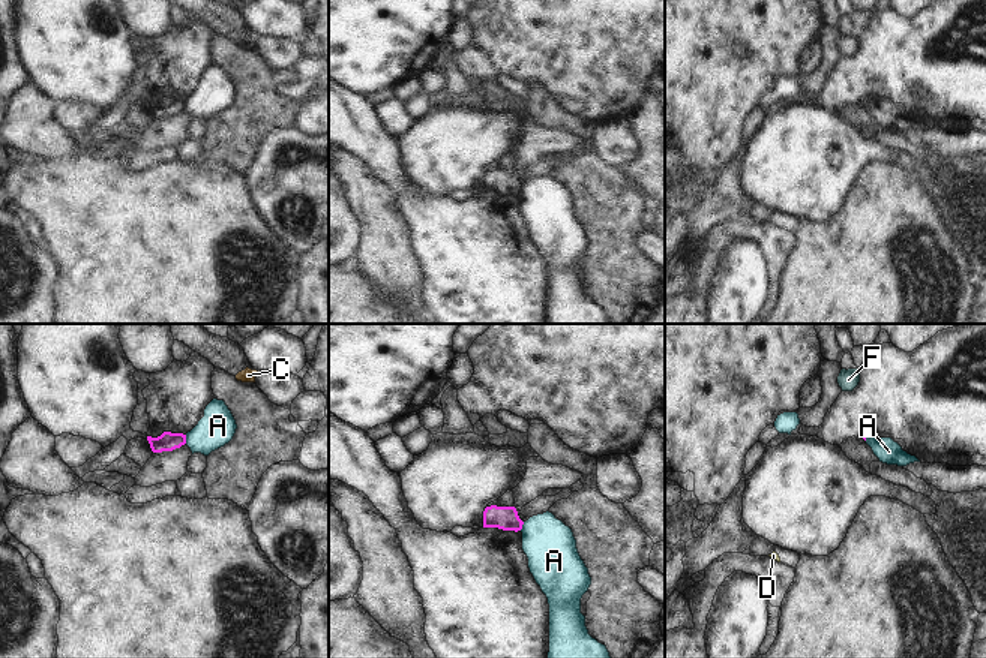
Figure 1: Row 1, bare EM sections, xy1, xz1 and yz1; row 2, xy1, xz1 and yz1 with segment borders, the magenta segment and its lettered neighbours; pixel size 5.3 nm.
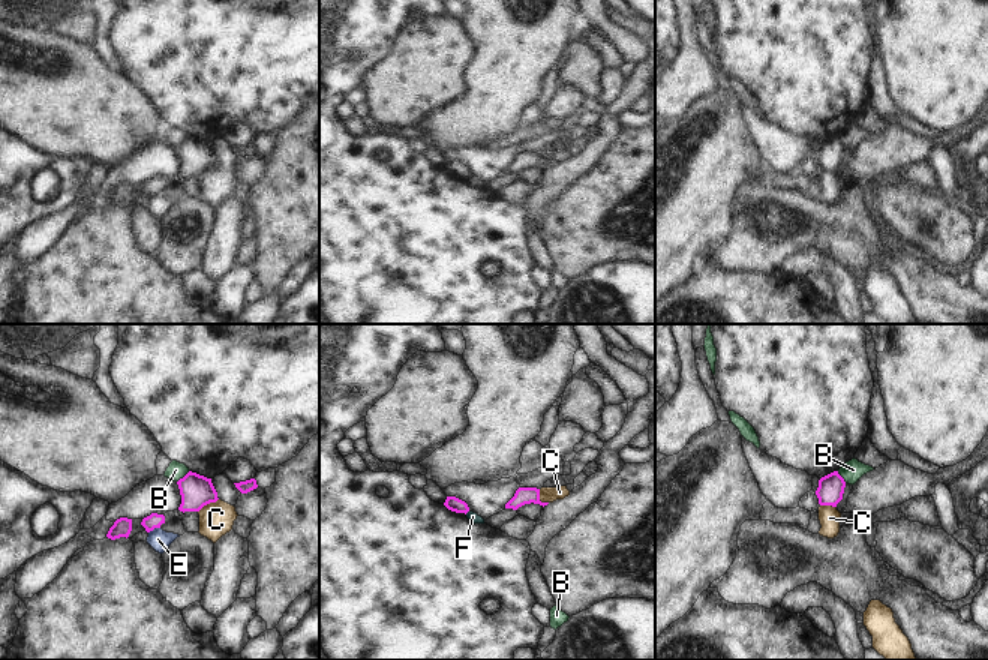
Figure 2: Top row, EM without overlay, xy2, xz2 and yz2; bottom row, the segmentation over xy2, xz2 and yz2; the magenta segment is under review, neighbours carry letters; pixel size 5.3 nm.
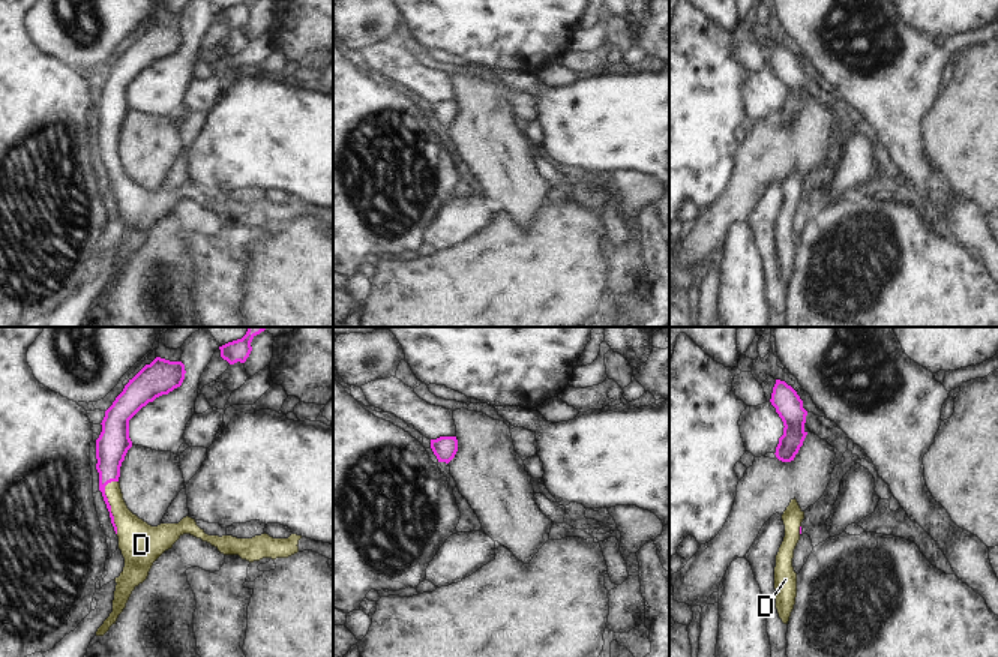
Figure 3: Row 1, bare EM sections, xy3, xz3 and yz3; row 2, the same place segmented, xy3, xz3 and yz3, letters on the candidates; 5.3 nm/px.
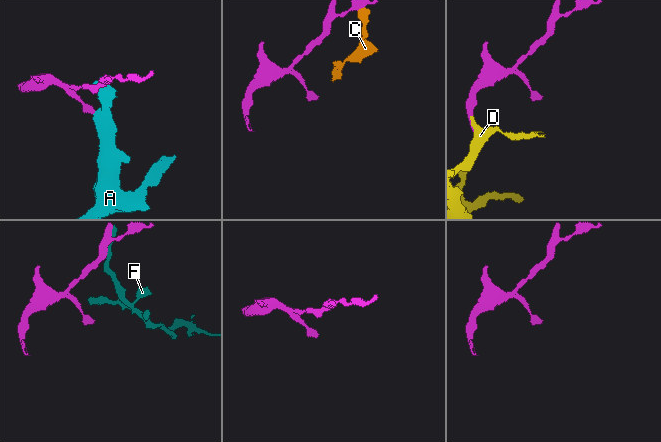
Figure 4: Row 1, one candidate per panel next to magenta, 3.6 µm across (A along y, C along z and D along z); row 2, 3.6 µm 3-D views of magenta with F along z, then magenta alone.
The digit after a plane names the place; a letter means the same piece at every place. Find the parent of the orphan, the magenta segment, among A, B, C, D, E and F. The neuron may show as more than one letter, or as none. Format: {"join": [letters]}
{"join": ["D"]}

